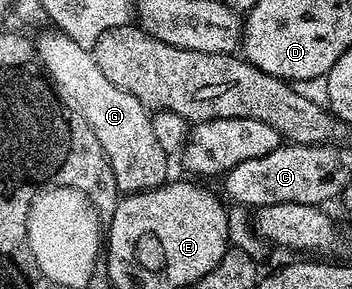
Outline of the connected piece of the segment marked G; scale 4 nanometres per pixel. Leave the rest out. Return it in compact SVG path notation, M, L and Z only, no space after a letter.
M51 30L35 41L36 53L44 71L51 78L56 91L94 131L99 145L107 154L114 170L117 191L122 194L143 192L160 187L167 181L169 155L159 146L154 136L151 115L144 104L133 95L119 90L98 69L91 51L78 46L64 32Z

